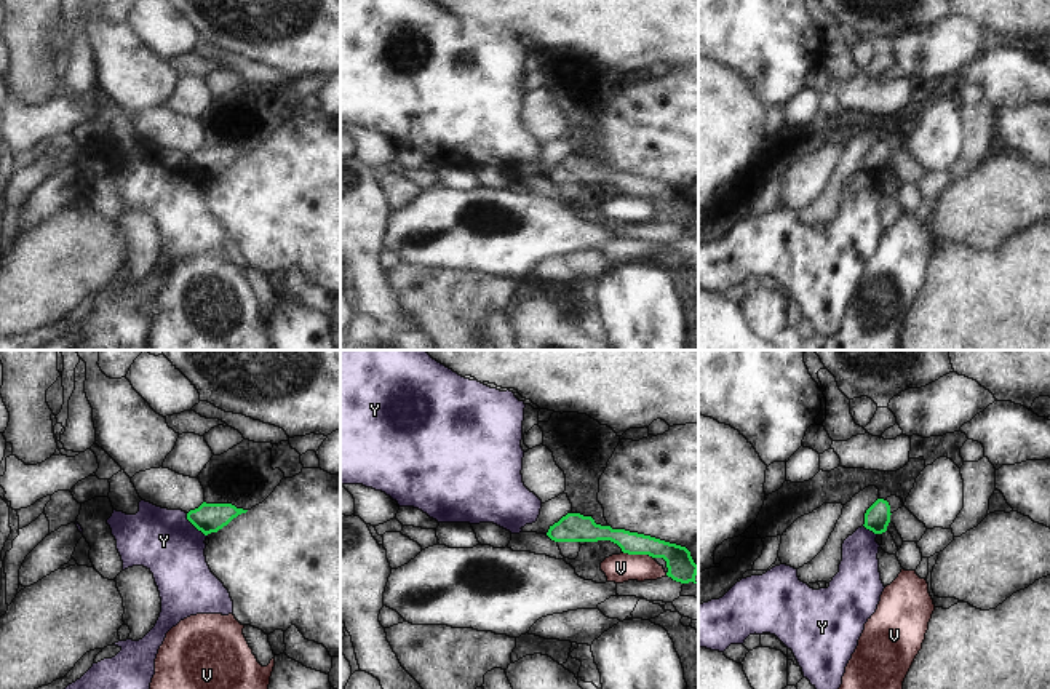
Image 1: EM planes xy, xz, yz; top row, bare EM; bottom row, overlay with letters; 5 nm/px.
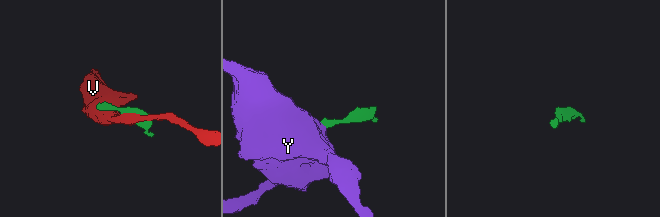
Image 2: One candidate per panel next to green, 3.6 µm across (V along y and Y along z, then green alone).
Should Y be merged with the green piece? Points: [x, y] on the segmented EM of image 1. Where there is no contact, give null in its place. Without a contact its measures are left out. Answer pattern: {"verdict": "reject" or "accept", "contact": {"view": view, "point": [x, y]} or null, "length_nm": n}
{"verdict": "reject", "contact": {"view": "xy", "point": [195, 526]}, "length_nm": 160}

